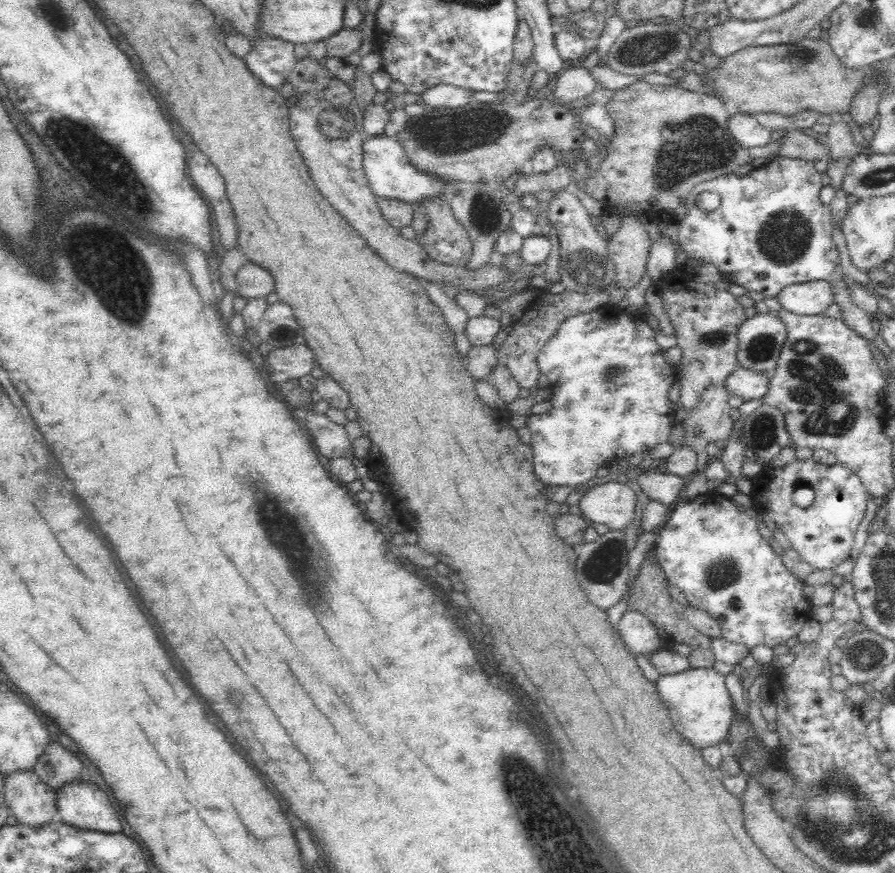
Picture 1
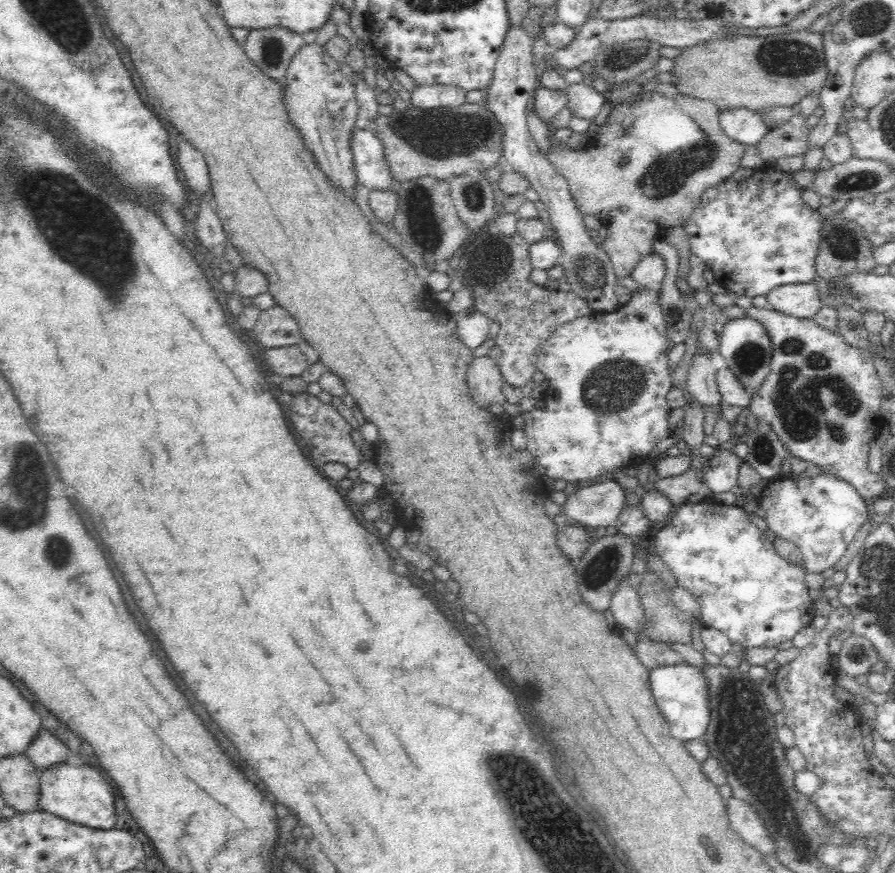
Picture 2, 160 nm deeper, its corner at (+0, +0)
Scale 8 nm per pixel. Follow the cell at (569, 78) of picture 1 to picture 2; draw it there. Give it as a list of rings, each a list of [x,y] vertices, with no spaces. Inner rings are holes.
[[[538,86],[533,93],[531,107],[546,125],[547,136],[553,139],[555,131],[554,118],[562,108],[566,107],[566,92],[552,91]]]

